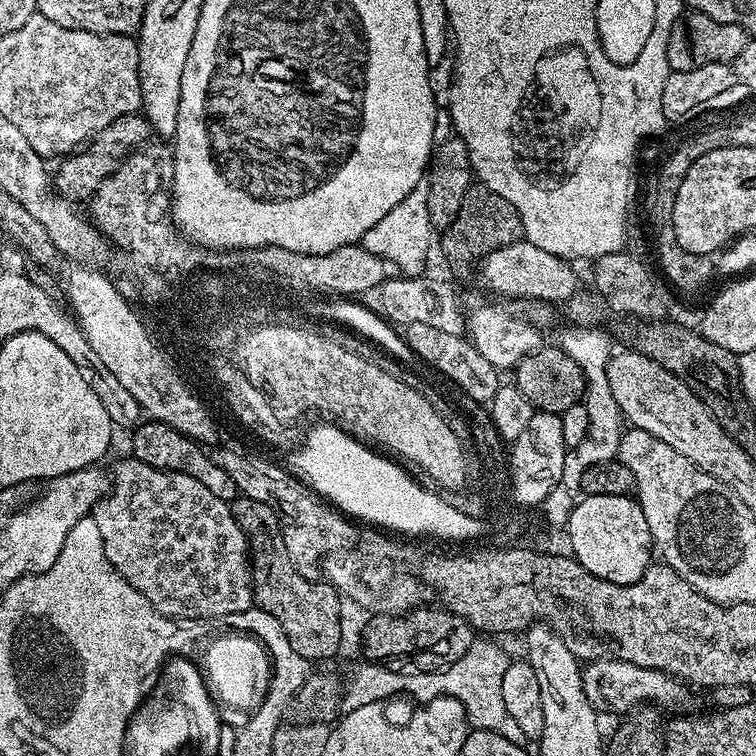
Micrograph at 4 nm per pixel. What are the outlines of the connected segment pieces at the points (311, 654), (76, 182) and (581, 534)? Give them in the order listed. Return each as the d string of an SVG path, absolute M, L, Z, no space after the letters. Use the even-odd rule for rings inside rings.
M237 495L230 507L238 526L248 538L255 607L277 620L301 656L309 661L330 659L339 650L340 639L344 636L344 624L340 621L341 593L331 584L319 584L319 579L303 576L296 569L286 554L286 546L279 533L280 523L270 505L249 496Z
M131 112L122 118L114 118L110 126L106 126L91 141L79 150L63 157L60 164L54 168L54 188L65 200L91 201L96 192L102 186L102 182L112 171L124 161L124 157L136 151L137 148L149 143L153 135L152 127L148 120L140 112Z
M631 495L581 497L565 525L573 559L590 573L615 585L632 585L652 563L652 535L638 500Z

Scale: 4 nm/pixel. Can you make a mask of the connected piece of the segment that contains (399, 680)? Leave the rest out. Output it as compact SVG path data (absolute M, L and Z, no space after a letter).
M477 638L465 656L438 672L401 672L375 662L360 662L344 685L343 711L380 704L399 692L409 692L414 699L420 700L416 702L427 702L439 696L453 696L458 698L458 702L462 702L468 715L468 723L473 729L502 734L510 742L523 745L525 738L522 729L518 727L518 722L514 722L514 718L510 718L510 713L506 711L506 702L502 702L502 677L506 675L510 656L488 640L491 639Z

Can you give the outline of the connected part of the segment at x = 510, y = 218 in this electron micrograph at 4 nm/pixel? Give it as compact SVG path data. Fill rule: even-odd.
M480 182L468 189L466 198L462 198L462 206L458 210L458 218L450 222L448 228L443 229L438 240L438 248L444 251L444 256L457 268L464 272L468 267L479 265L484 257L502 246L510 246L522 239L524 227L522 218L506 198L494 194L487 184Z

